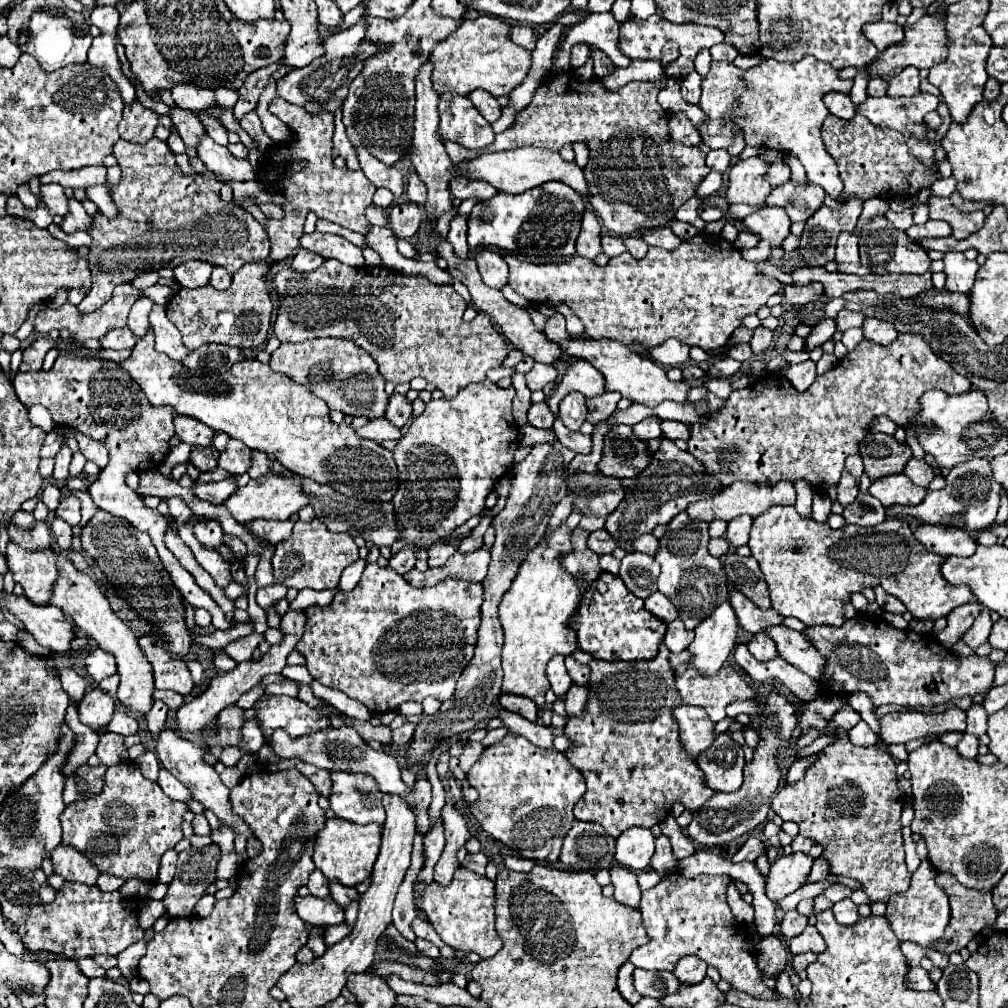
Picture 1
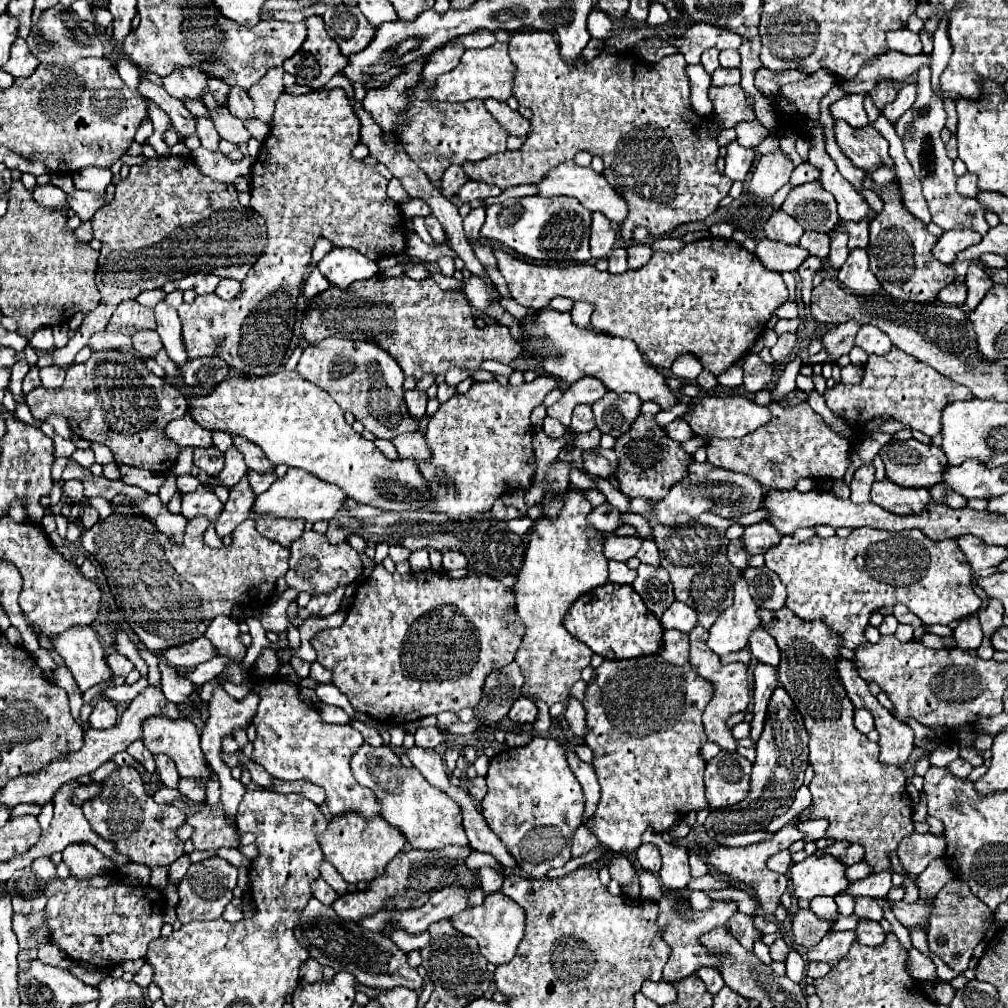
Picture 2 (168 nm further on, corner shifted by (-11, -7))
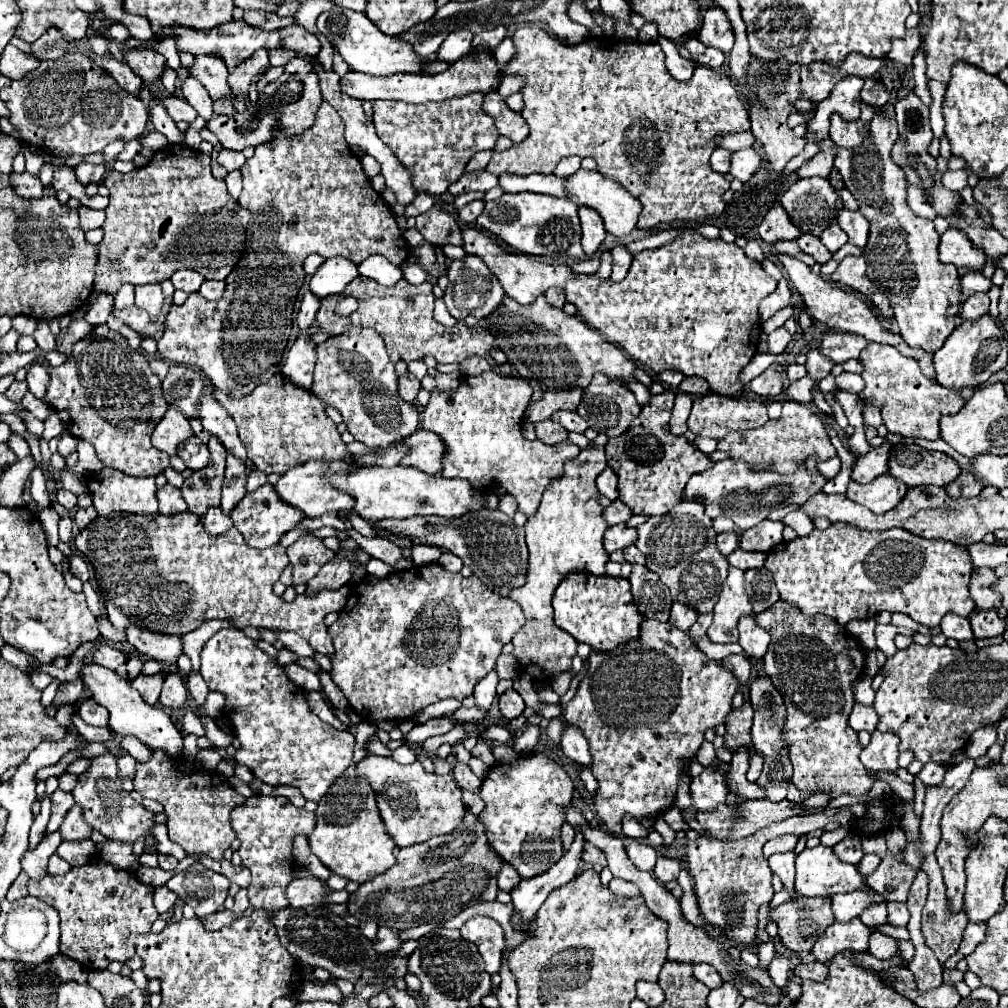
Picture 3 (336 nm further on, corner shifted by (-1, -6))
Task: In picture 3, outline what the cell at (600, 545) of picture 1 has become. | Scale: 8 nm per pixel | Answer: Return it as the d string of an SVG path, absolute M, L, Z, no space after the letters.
M624 524L618 526L610 526L604 534L604 550L608 554L612 554L614 550L624 550L626 546L636 542L636 530L628 528Z

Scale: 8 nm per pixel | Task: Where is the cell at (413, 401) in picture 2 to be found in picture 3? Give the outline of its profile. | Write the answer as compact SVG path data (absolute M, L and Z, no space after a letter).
M406 372L404 376L398 378L398 394L402 396L402 400L412 404L416 400L418 390L420 390L420 380L416 376L412 376L410 372Z

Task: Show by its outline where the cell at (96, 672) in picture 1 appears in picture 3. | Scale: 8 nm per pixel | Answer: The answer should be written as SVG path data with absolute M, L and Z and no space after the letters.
M100 646L94 654L92 654L92 660L104 668L110 668L110 670L116 670L118 666L122 666L126 662L126 656L112 648L112 646Z

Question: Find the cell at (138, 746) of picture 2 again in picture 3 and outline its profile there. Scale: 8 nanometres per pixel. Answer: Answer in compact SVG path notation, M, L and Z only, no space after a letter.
M124 754L118 758L118 770L120 770L120 778L124 782L124 788L130 792L132 790L132 778L136 772L136 760L130 758L130 754Z

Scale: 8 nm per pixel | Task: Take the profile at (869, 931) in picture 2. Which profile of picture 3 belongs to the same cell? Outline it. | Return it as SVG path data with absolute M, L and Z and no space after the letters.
M872 932L870 934L870 948L868 952L880 960L888 960L892 954L898 952L898 946L896 946L896 940L886 936L886 934L880 934L880 932Z

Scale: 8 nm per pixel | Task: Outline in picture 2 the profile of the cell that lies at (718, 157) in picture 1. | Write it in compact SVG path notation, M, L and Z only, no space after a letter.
M736 141L730 143L728 145L728 155L726 155L726 175L732 181L744 181L750 167L752 167L754 157L756 157L754 149L744 149Z

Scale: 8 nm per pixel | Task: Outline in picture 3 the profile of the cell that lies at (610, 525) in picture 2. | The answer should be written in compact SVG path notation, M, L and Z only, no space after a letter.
M620 500L610 502L610 506L606 506L604 512L602 512L604 520L608 522L608 526L614 526L614 524L622 524L622 522L626 522L626 520L630 518L630 514L632 514L630 508L626 508L626 504L622 504Z

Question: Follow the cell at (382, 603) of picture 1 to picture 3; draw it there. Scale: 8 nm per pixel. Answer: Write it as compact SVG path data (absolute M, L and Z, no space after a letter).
M426 564L426 566L414 566L414 568L408 568L408 570L398 570L398 572L392 572L388 574L386 578L376 578L372 574L368 574L362 582L354 584L352 586L352 596L348 598L344 610L340 612L338 620L328 628L328 634L332 636L332 642L334 642L334 656L330 656L330 662L332 662L332 670L330 670L330 676L334 680L334 684L344 692L350 708L360 716L360 718L368 718L368 722L382 722L382 720L390 720L390 722L402 722L406 718L414 718L422 708L426 708L428 704L434 704L438 700L444 700L444 698L456 698L456 700L464 700L468 696L472 696L474 692L474 686L490 672L494 670L496 666L496 660L500 656L500 650L506 642L512 642L514 634L522 628L524 624L524 612L522 608L506 598L506 596L498 596L498 592L486 588L478 576L470 576L470 578L464 578L462 574L452 574L452 572L446 572L440 564Z

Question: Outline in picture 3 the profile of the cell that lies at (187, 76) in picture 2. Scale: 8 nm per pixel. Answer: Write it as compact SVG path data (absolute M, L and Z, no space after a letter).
M130 48L124 52L126 64L144 80L144 84L148 84L150 88L154 84L162 82L162 74L166 70L166 58L158 52L152 50L138 50L138 48Z

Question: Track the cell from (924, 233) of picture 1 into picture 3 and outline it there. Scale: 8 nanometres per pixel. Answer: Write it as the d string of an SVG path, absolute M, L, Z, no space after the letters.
M948 228L940 236L938 254L944 264L966 266L970 270L980 270L986 260L984 252L978 252L978 248L974 248L974 244L970 244L966 240L966 234L958 228Z

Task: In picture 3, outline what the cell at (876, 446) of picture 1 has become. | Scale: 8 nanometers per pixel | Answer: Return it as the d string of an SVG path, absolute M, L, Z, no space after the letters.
M894 444L890 450L890 458L888 458L888 474L894 476L896 480L902 480L908 488L914 486L946 486L950 480L956 480L956 476L960 474L960 466L956 464L954 458L950 458L944 452L932 452L932 450L924 450L918 444Z

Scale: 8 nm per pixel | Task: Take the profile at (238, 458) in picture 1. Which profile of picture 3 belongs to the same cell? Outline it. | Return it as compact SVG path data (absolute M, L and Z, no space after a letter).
M210 438L210 464L202 470L192 472L190 478L184 480L182 496L188 504L188 510L204 516L210 506L220 504L220 490L224 484L224 470L226 470L226 448L218 438Z

